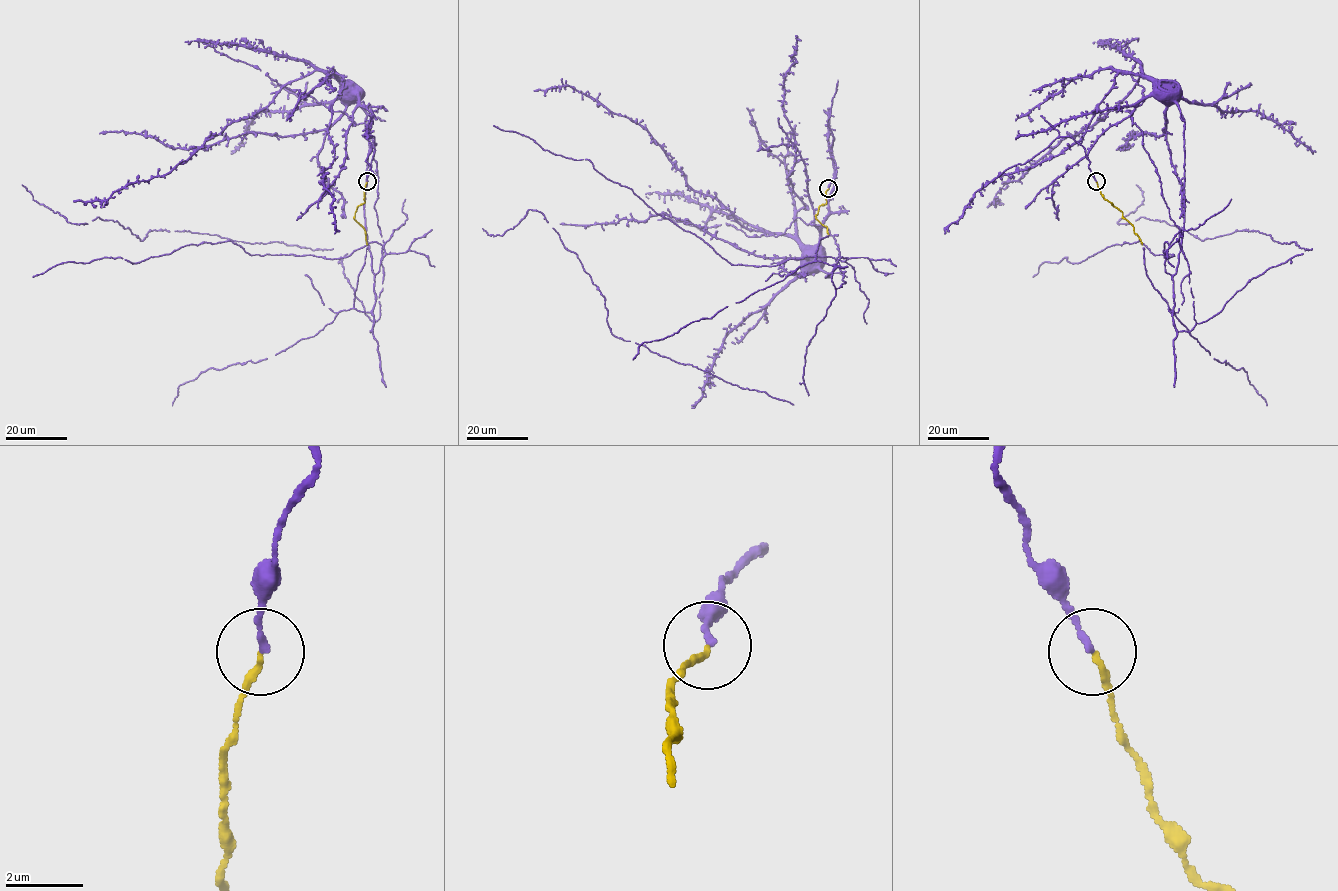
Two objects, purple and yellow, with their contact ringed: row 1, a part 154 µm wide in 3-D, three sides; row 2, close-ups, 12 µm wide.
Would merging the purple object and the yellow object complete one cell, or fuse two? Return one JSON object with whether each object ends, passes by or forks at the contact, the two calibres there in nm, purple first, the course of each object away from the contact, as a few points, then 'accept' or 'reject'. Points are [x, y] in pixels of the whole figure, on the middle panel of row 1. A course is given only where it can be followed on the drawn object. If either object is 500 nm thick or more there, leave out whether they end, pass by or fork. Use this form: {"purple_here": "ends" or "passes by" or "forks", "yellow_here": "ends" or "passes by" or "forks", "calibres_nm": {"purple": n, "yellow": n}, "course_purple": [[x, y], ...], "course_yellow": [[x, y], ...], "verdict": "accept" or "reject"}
{"purple_here": "ends", "yellow_here": "ends", "calibres_nm": {"purple": 160, "yellow": 160}, "course_purple": [[828, 189], [836, 177], [830, 146], [833, 185], [820, 243], [814, 250]], "course_yellow": [[828, 189], [826, 203], [819, 207], [816, 215], [816, 218], [827, 226], [828, 235]], "verdict": "accept"}

